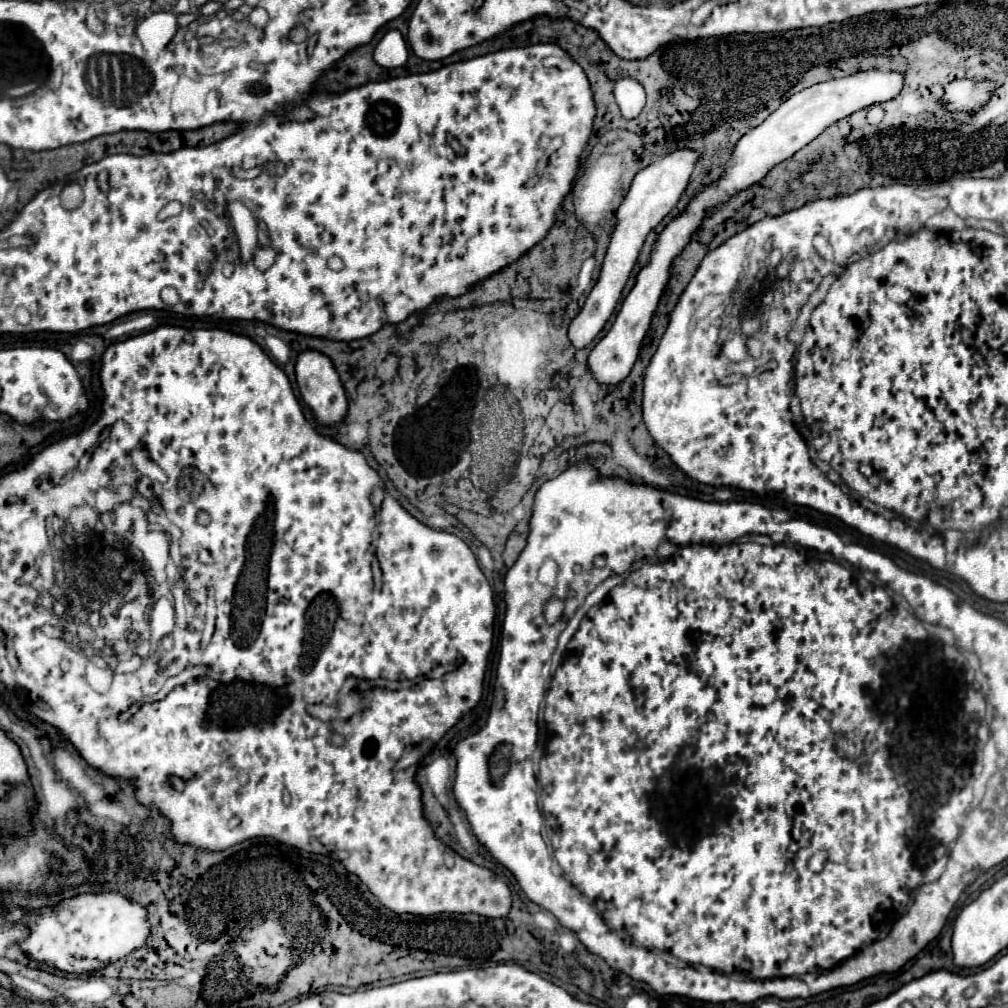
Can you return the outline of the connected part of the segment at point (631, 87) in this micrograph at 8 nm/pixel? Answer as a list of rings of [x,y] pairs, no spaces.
[[[625,77],[617,81],[614,96],[623,119],[639,117],[645,107],[645,91],[633,78]]]

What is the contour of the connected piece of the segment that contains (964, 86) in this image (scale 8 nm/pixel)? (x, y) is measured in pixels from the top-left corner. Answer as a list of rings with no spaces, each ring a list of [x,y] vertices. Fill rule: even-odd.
[[[955,79],[945,85],[941,103],[949,113],[975,113],[991,101],[995,89],[991,79]]]

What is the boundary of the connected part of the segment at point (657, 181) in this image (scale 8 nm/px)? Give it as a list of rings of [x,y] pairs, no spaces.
[[[687,149],[673,151],[671,155],[665,155],[663,159],[655,161],[653,165],[641,169],[635,175],[635,179],[629,187],[629,193],[625,195],[623,203],[617,209],[617,225],[611,235],[611,243],[609,243],[609,249],[607,249],[607,255],[605,255],[605,261],[601,267],[601,275],[599,275],[595,287],[591,289],[583,309],[569,325],[569,339],[577,349],[583,349],[585,345],[589,345],[599,335],[599,331],[603,329],[607,319],[613,315],[613,311],[619,303],[621,291],[637,261],[641,245],[645,243],[645,237],[649,235],[651,229],[657,227],[657,221],[661,221],[661,217],[665,217],[679,203],[679,199],[687,187],[689,175],[693,171],[695,159],[697,159],[695,151],[687,151]]]

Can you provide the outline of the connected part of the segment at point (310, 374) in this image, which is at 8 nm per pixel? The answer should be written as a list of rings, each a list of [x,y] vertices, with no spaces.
[[[305,349],[295,359],[295,373],[297,373],[297,385],[301,391],[301,397],[303,397],[305,405],[315,413],[317,421],[321,425],[335,425],[335,423],[343,421],[343,417],[347,413],[347,399],[345,399],[343,385],[339,381],[339,375],[337,375],[331,359],[327,359],[327,355],[319,353],[319,351]]]

